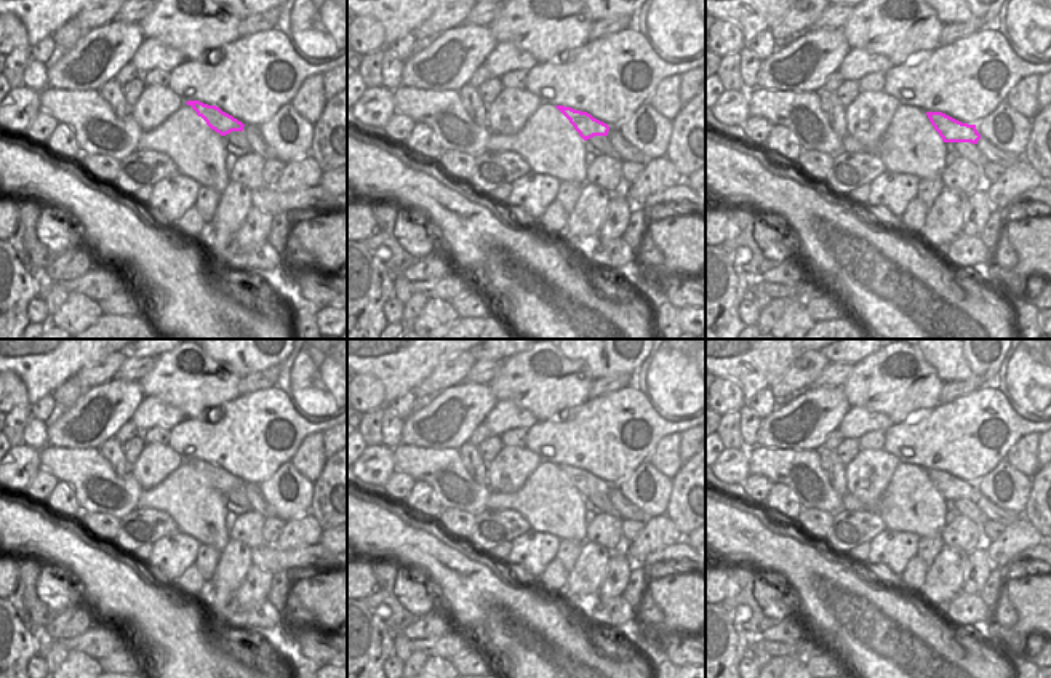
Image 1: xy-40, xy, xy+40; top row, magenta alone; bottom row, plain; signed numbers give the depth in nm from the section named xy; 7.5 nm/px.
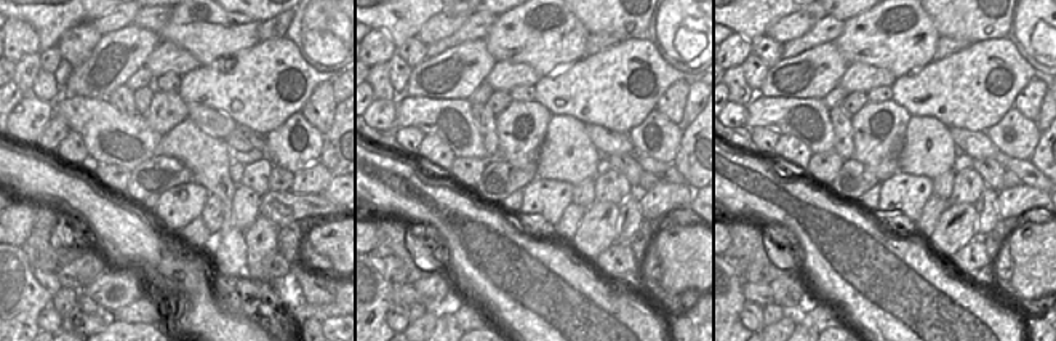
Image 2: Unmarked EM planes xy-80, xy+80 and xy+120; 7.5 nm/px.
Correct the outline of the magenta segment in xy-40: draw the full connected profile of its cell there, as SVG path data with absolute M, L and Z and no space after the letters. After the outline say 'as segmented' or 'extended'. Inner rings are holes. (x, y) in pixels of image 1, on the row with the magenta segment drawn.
M187 101L186 104L190 106L197 112L197 115L202 117L206 125L221 136L226 136L232 131L243 131L245 125L242 122L222 112L216 106L208 106L200 101Z; as segmented

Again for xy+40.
M926 112L926 115L944 142L977 144L981 139L976 125L961 123L942 112Z; as segmented

